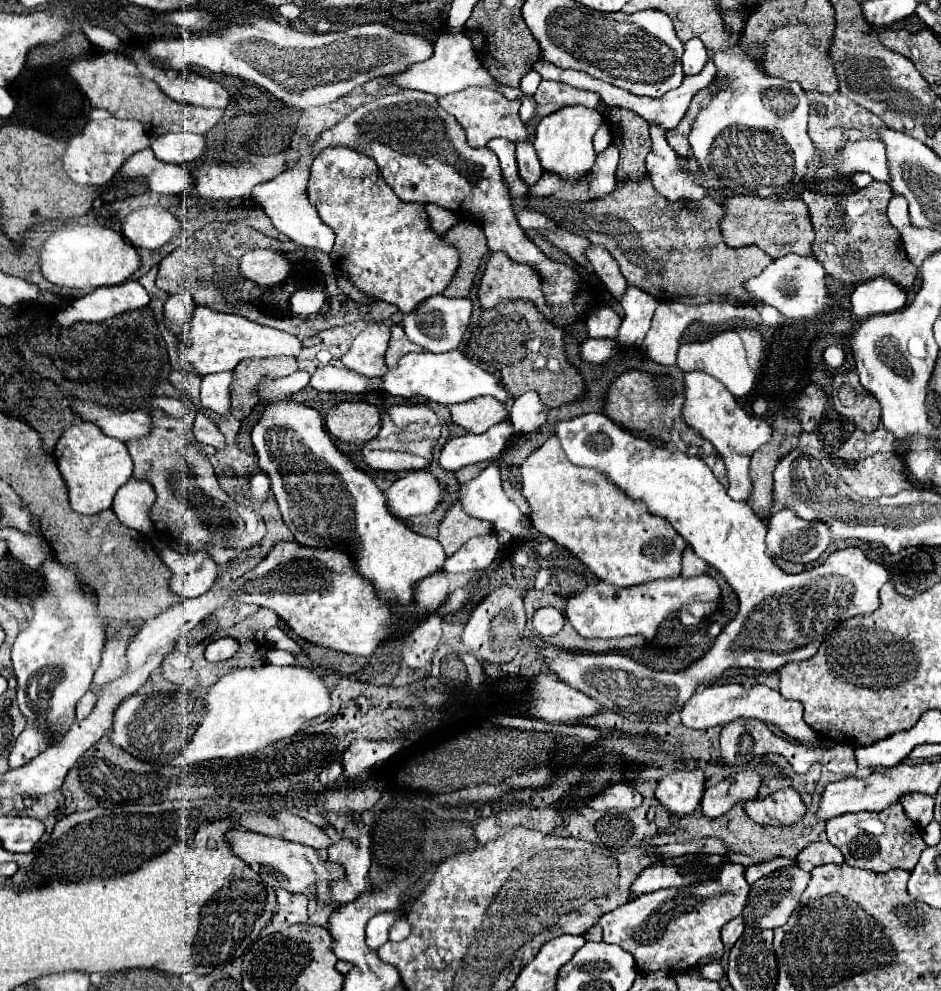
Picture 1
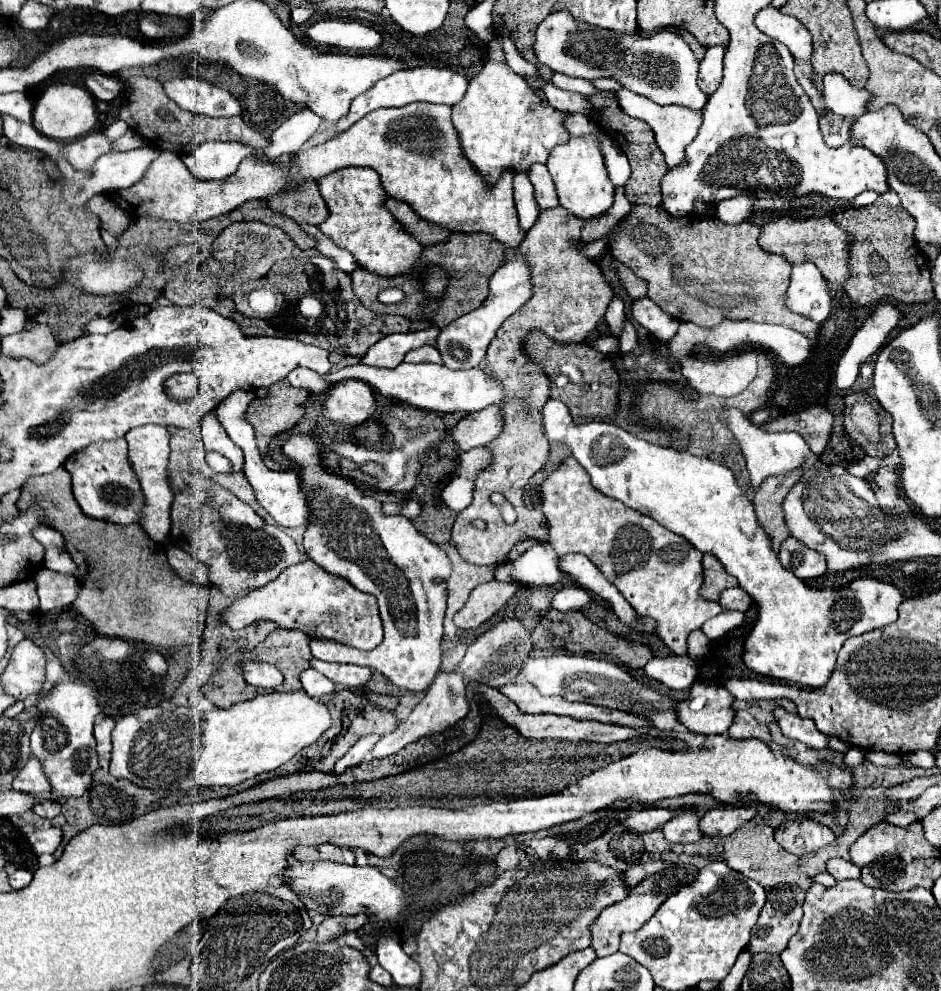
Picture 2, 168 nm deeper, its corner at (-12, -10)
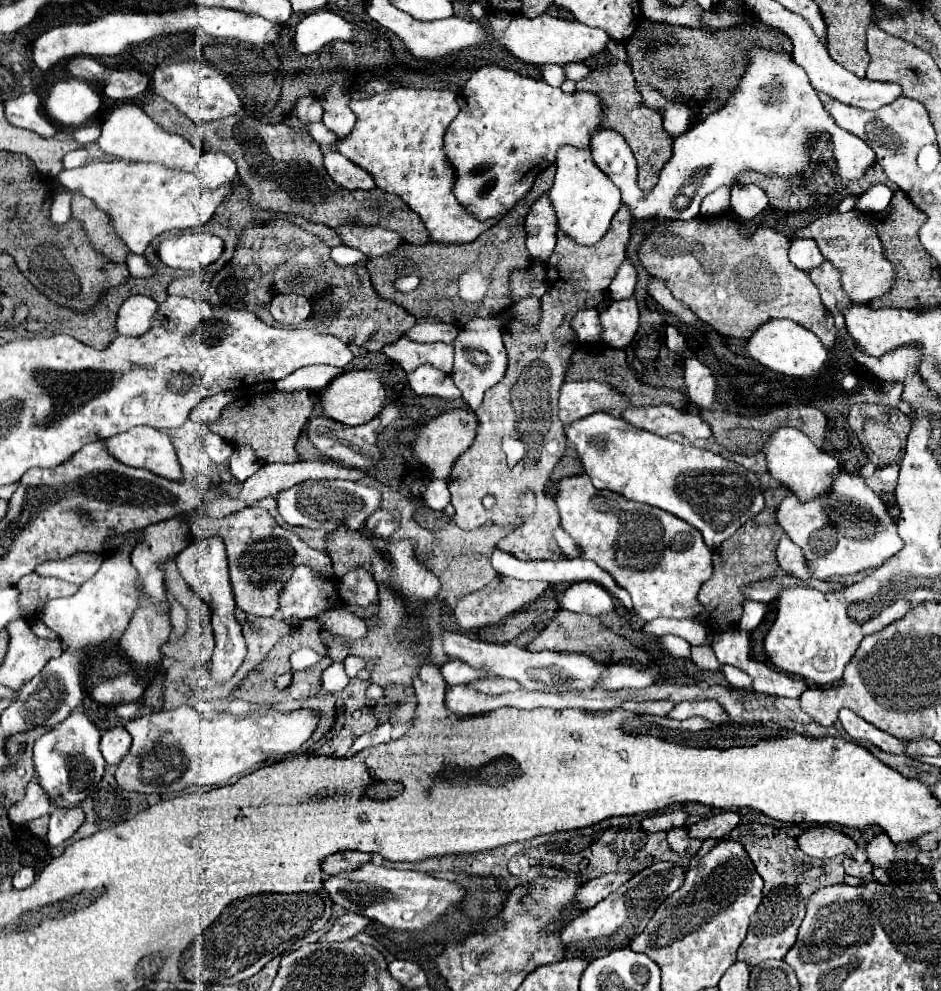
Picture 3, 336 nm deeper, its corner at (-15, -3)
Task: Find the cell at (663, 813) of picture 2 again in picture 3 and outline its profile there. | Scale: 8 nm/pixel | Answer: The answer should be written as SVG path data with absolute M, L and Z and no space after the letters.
M668 809L666 813L656 813L650 817L642 819L642 829L644 831L668 831L676 827L686 827L688 825L688 813L686 811L672 811Z

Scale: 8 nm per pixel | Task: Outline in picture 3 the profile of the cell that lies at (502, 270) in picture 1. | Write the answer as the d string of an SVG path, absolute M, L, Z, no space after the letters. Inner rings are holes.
M620 207L608 233L598 245L582 247L570 241L564 233L558 233L556 249L546 261L546 283L552 291L560 287L564 293L546 293L542 297L542 321L536 327L522 327L520 321L512 321L510 327L504 327L502 337L508 351L508 371L494 389L486 391L480 409L474 411L478 417L476 439L462 457L456 459L448 477L448 489L456 509L454 521L460 529L468 531L478 529L488 521L496 525L514 523L520 517L522 491L532 489L536 493L536 513L498 543L500 549L522 561L568 559L552 537L552 531L560 525L560 517L554 499L546 495L544 487L568 447L564 423L558 419L558 393L570 365L572 343L578 341L570 327L570 319L578 313L578 309L596 307L604 299L610 281L614 279L620 263L626 259L630 229L630 213L626 207ZM486 495L496 499L492 509L482 505Z

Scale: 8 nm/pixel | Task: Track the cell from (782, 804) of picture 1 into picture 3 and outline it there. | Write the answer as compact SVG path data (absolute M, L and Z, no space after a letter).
M832 827L806 829L802 835L798 835L796 841L806 855L820 857L820 859L830 859L836 855L852 857L856 851L856 843L848 835Z

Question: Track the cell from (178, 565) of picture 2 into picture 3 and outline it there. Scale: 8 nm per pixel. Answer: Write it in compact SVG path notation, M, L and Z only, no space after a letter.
M200 537L194 539L178 557L176 565L180 575L192 585L192 589L210 605L212 609L212 627L214 627L214 637L216 637L216 649L212 655L210 663L210 677L216 683L226 683L228 679L234 677L238 667L242 665L246 657L246 641L242 637L242 627L234 619L232 611L236 607L234 595L232 595L232 585L230 585L230 575L228 575L228 563L226 563L226 547L222 537Z

